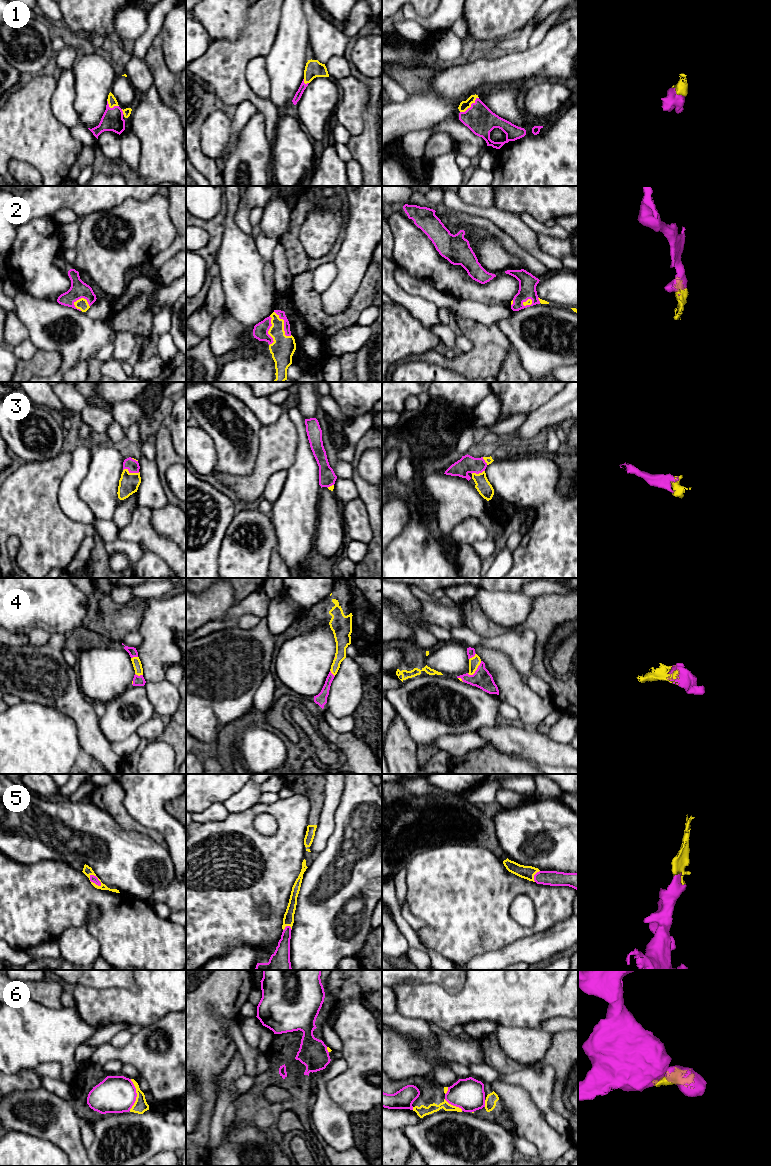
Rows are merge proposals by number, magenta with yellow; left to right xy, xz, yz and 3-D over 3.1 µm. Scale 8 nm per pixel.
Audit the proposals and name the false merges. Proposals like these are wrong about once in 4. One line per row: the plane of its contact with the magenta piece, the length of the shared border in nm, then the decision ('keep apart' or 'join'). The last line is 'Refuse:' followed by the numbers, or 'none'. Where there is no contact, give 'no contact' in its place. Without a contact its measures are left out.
1: contact in yz; length 200 nm; join
2: contact in xz; length 240 nm; join
3: contact in xy; length 140 nm; join
4: contact in yz; length 160 nm; join
5: contact in xy; length 130 nm; join
6: contact in xy; length 260 nm; keep apart
Refuse: 6

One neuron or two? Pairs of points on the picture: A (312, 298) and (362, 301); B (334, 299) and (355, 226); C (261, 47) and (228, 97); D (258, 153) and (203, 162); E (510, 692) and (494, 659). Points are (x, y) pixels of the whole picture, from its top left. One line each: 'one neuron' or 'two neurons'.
A: one neuron
B: one neuron
C: one neuron
D: two neurons
E: one neuron

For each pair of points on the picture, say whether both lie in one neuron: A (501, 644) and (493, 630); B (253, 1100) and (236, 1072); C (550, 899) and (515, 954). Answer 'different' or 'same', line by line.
A: different
B: different
C: different

